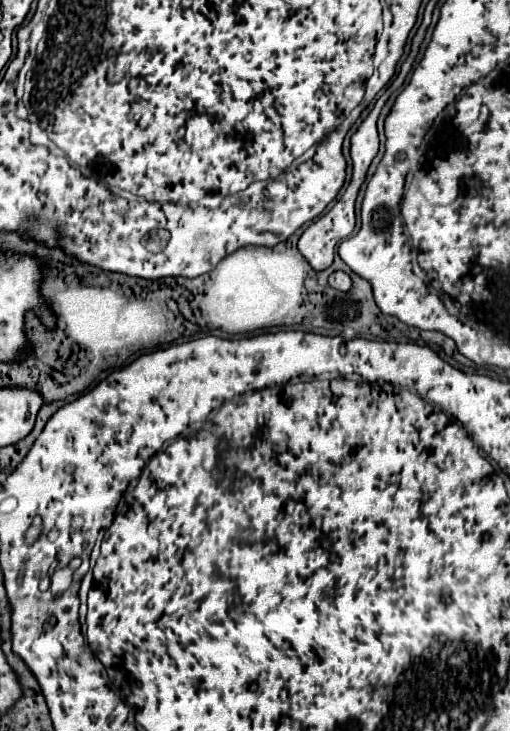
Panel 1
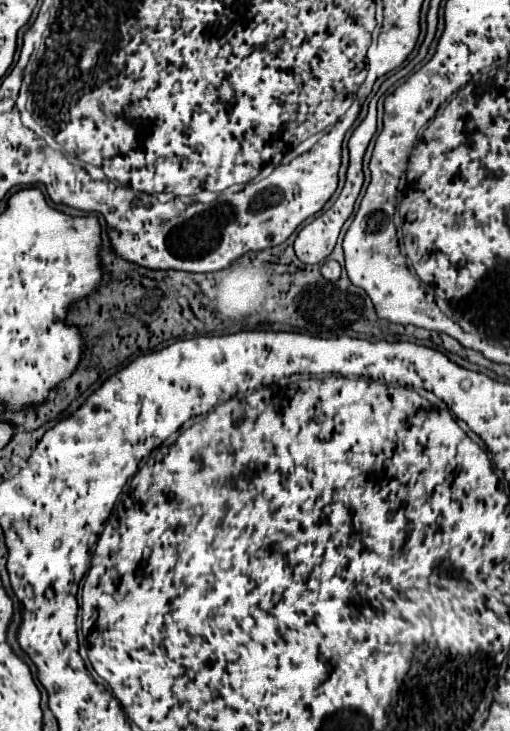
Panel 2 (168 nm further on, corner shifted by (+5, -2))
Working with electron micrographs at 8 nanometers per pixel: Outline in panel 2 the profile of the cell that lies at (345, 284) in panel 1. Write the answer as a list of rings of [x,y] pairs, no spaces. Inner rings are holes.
[[[328,258],[328,260],[322,264],[322,276],[328,278],[328,280],[340,278],[340,264],[338,264],[336,260],[330,260],[330,258]]]

